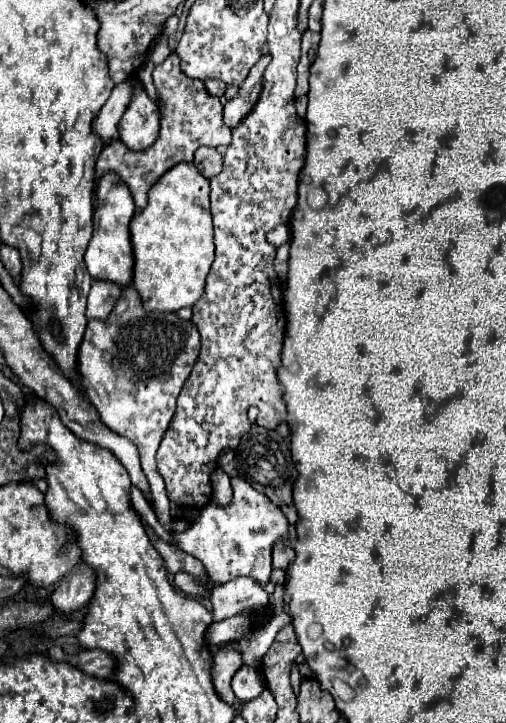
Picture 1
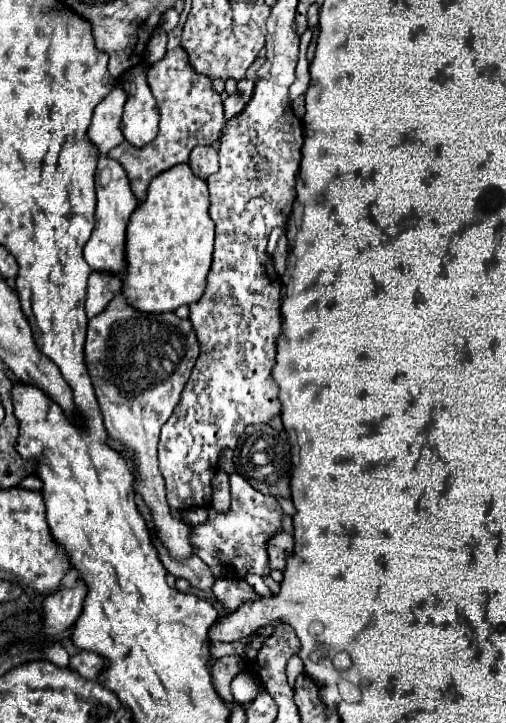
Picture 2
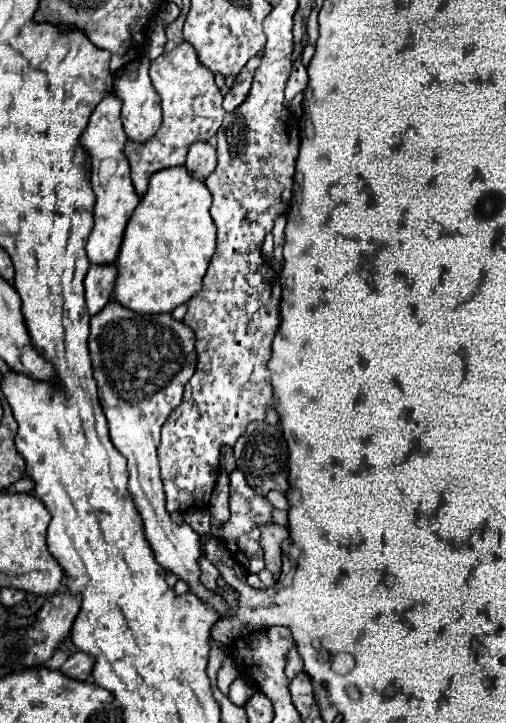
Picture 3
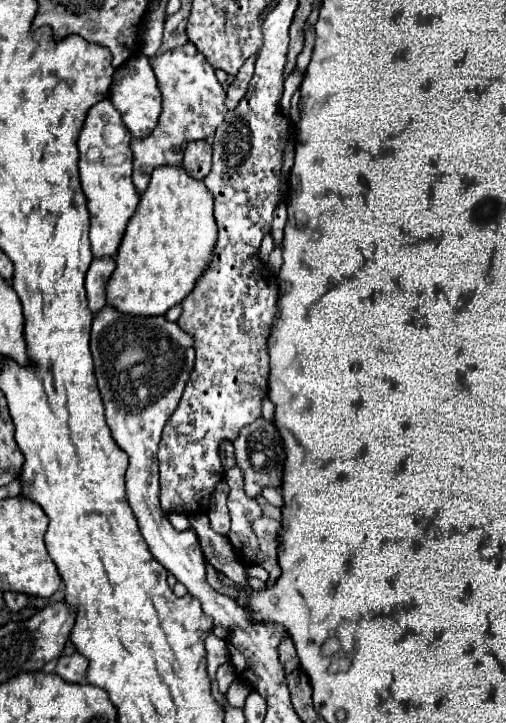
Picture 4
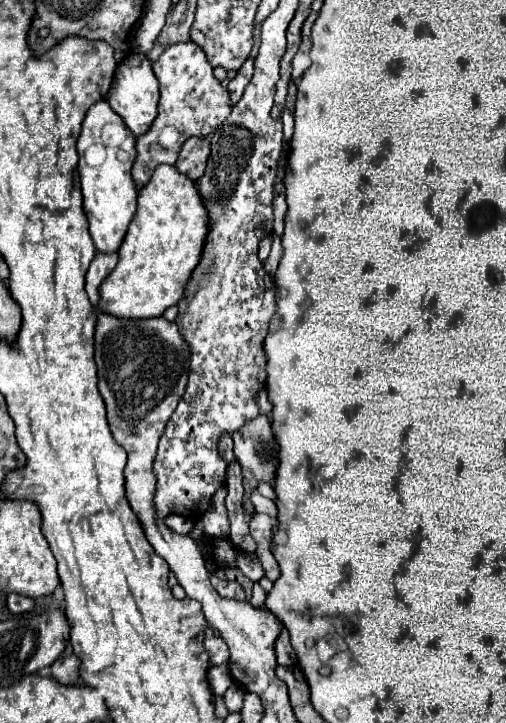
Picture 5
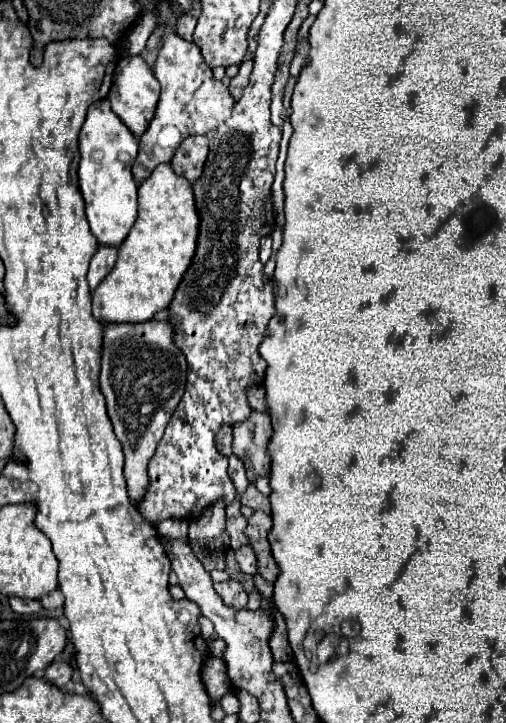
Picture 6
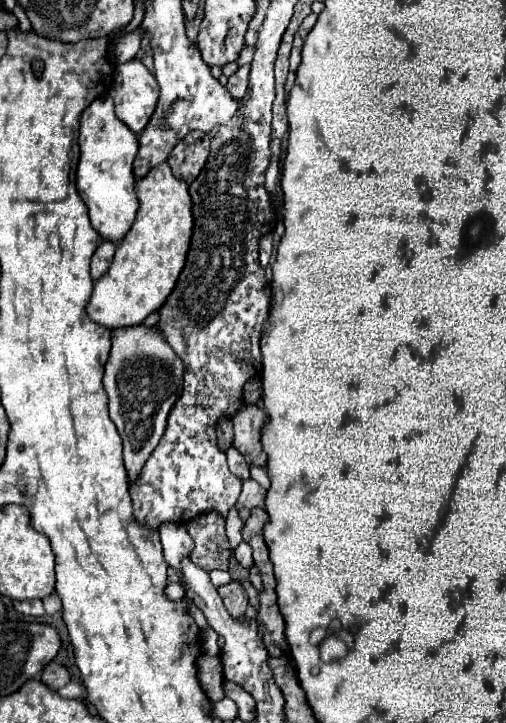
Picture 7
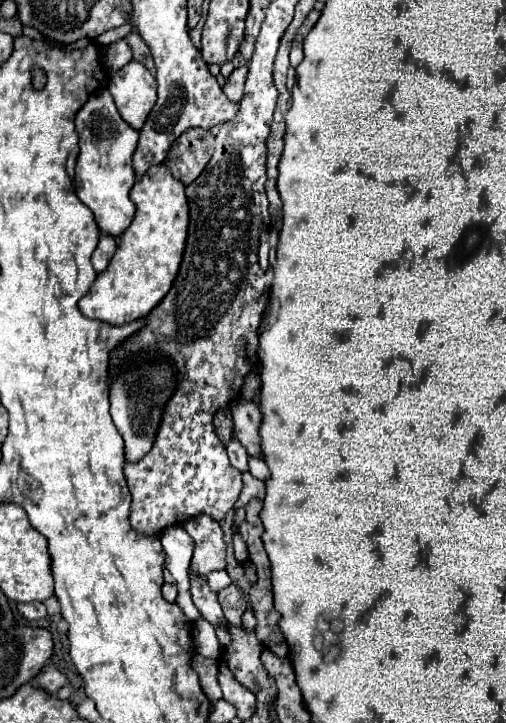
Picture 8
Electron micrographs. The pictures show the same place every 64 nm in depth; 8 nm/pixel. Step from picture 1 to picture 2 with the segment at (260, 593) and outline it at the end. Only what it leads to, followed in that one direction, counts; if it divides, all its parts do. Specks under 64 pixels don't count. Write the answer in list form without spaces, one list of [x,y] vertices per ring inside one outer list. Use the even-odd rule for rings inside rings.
[[[218,578],[214,588],[212,588],[214,596],[226,604],[226,608],[230,612],[234,612],[244,600],[254,598],[254,590],[246,584],[246,580],[228,580],[228,578]]]

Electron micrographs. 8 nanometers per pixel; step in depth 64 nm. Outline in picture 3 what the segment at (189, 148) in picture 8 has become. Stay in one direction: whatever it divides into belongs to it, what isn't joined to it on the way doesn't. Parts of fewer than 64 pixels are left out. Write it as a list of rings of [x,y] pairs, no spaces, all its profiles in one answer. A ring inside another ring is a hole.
[[[194,142],[188,150],[186,170],[190,176],[198,180],[206,180],[206,176],[216,168],[216,152],[208,142]]]

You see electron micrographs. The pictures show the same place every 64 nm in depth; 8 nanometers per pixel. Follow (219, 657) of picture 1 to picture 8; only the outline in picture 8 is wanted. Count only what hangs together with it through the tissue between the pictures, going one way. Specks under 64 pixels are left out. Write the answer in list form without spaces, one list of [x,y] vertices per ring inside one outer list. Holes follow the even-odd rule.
[[[196,654],[190,662],[190,666],[194,668],[194,672],[198,674],[200,678],[200,684],[202,684],[202,690],[204,694],[210,698],[210,702],[216,702],[222,698],[222,692],[220,692],[220,686],[218,686],[218,660],[210,660],[210,658],[204,658],[200,654]]]

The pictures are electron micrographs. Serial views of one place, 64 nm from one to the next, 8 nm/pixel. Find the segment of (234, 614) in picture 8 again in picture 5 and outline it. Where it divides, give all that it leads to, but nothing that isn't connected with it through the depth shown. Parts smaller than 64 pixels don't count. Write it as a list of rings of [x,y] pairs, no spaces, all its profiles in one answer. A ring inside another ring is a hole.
[[[214,572],[210,574],[210,580],[212,580],[212,586],[216,588],[216,592],[224,598],[232,598],[232,600],[240,600],[240,602],[246,602],[246,594],[242,590],[242,586],[238,582],[230,582],[230,580],[220,580],[214,576]]]

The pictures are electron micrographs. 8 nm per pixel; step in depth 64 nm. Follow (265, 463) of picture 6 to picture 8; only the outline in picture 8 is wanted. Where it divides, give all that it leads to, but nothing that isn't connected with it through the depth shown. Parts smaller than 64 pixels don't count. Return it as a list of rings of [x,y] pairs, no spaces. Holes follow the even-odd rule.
[[[238,398],[236,402],[230,404],[230,412],[234,420],[234,438],[238,438],[244,444],[250,456],[262,456],[260,434],[258,434],[262,422],[260,408],[250,400]]]

